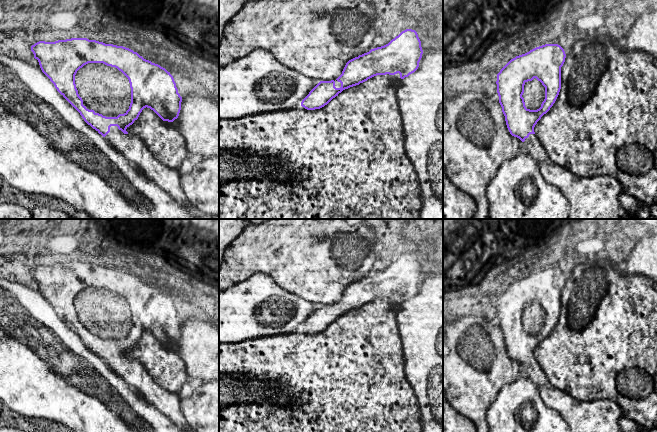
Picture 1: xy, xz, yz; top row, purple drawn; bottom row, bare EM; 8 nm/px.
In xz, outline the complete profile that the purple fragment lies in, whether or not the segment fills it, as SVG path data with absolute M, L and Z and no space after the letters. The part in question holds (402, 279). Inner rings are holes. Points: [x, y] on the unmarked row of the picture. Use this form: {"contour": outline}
{"contour": "M406 253L388 268L349 284L337 303L320 305L302 324L301 330L307 334L320 333L343 314L377 299L399 297L404 303L418 293L422 278L417 256Z"}

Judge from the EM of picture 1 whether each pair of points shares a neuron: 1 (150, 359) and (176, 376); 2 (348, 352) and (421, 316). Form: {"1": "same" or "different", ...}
{"1": "same", "2": "different"}

